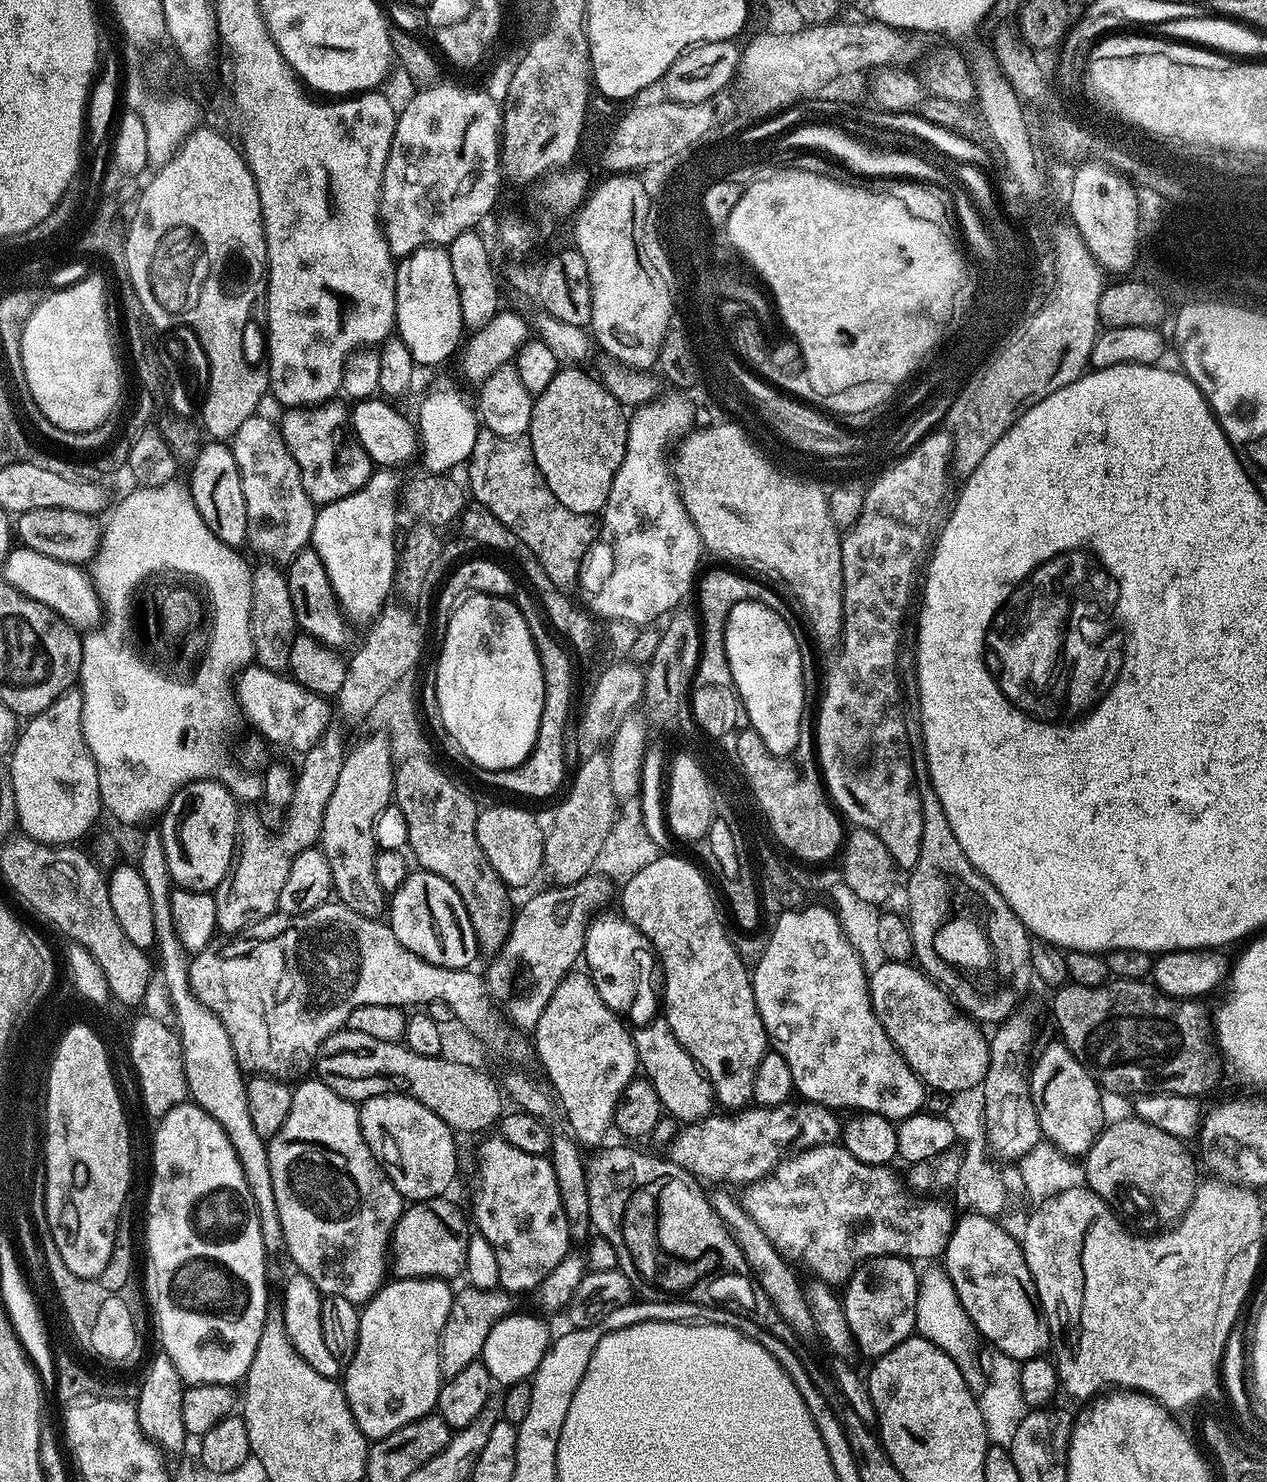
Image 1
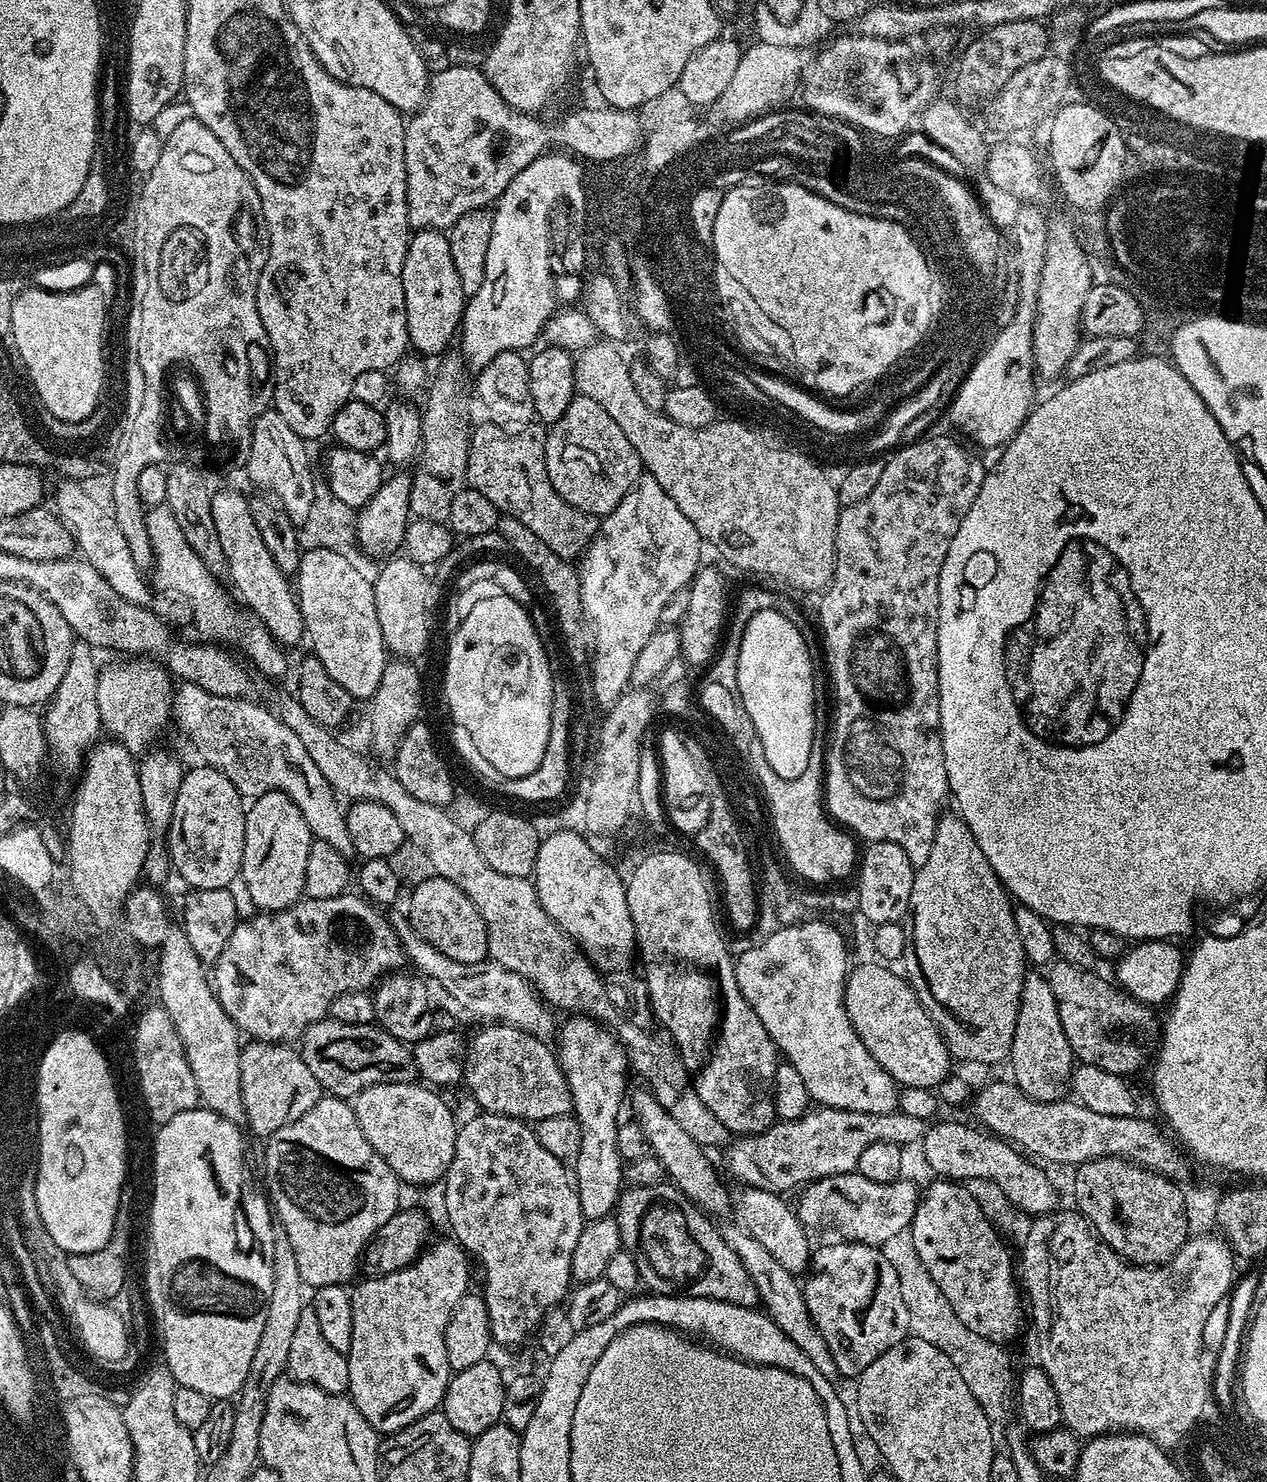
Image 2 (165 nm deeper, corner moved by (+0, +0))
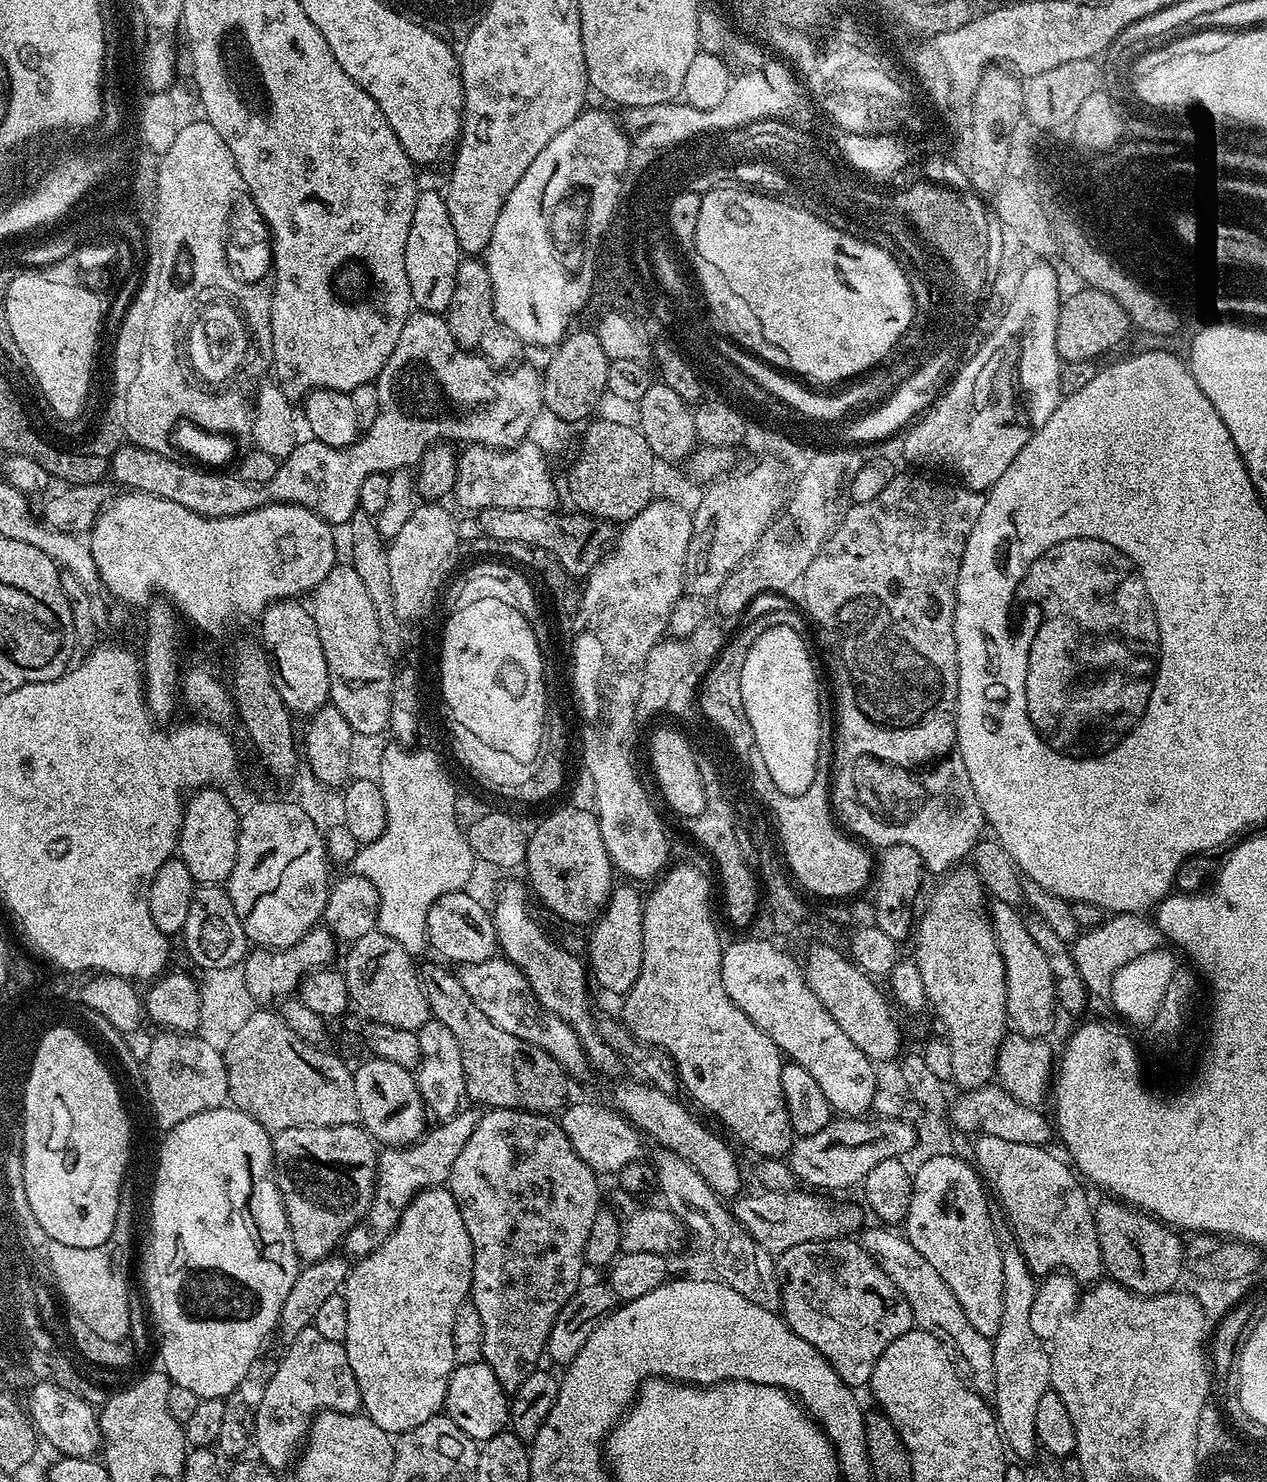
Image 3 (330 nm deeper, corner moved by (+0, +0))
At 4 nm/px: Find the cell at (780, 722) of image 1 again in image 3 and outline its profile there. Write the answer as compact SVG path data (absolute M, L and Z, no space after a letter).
M776 622L766 634L761 634L758 642L750 646L746 662L742 662L740 679L739 707L750 718L752 742L762 752L763 761L772 779L783 794L801 796L810 790L814 783L814 774L818 770L818 742L820 725L820 684L816 681L816 668L812 665L812 656L804 645L805 637L795 632L786 622Z

